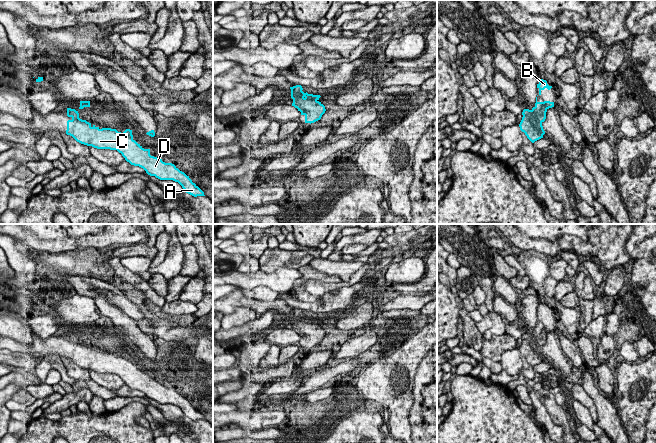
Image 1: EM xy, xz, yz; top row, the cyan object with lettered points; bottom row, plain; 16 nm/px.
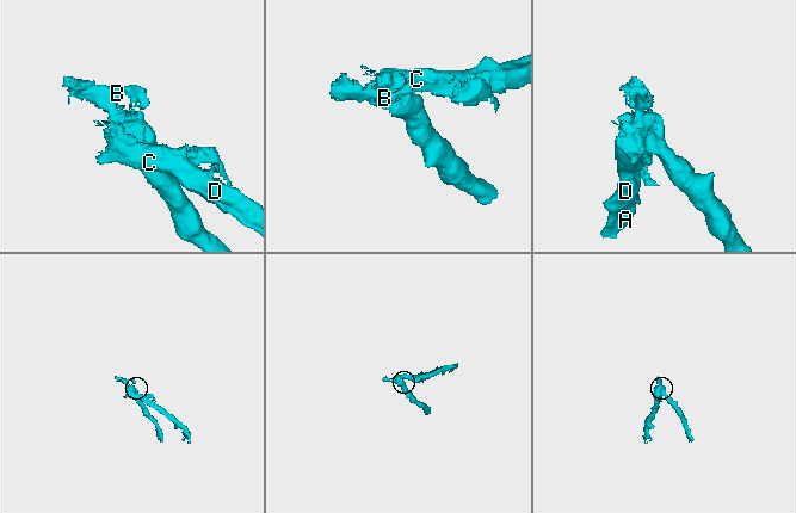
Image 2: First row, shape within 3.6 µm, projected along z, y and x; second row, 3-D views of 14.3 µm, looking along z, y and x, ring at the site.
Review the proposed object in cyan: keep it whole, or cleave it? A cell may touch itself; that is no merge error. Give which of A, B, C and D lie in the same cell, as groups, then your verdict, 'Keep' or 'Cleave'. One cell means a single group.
Groups: A C D / B. Cleave

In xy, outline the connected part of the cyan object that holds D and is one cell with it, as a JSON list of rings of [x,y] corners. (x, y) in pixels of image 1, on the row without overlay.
[[[77,338],[67,345],[66,358],[77,366],[97,373],[117,374],[131,389],[143,392],[150,400],[160,404],[178,406],[184,415],[194,421],[205,420],[204,416],[192,406],[184,396],[174,388],[165,387],[161,382],[150,379],[150,373],[144,373],[132,359],[132,354],[126,353],[123,357],[116,353],[102,352],[91,349]]]

